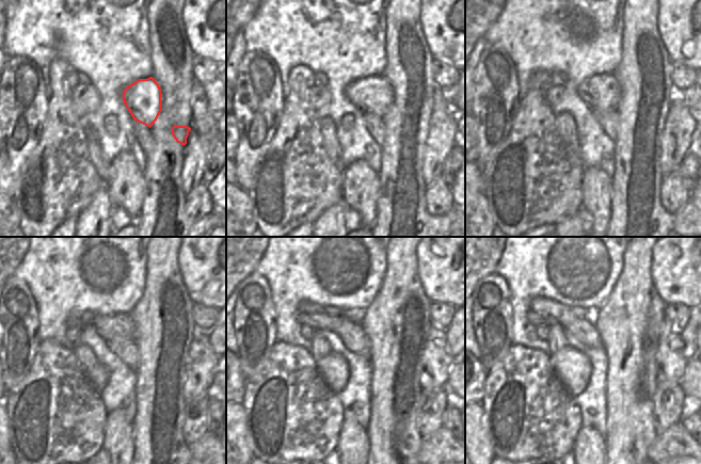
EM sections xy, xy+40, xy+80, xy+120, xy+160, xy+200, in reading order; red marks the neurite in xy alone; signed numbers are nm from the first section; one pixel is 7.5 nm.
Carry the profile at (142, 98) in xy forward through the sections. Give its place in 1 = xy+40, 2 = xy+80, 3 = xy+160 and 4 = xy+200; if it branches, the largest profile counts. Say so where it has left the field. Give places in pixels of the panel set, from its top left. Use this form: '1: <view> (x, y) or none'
1: xy+40 (373, 95)
2: xy+80 (602, 92)
3: xy+160 (317, 321)
4: xy+200 (536, 319)

